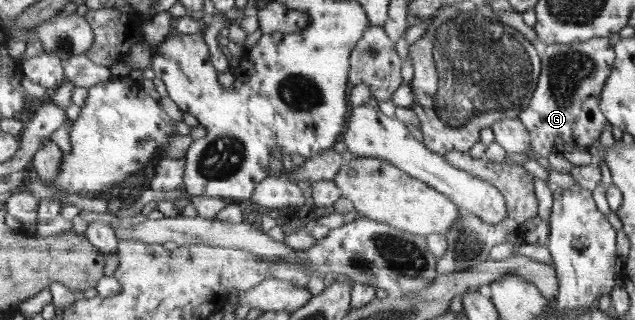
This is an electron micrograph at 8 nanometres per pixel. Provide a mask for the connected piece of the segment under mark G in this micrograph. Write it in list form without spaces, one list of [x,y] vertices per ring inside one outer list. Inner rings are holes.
[[[592,38],[584,42],[571,44],[547,44],[540,52],[542,57],[541,76],[530,107],[524,109],[520,119],[526,124],[532,135],[532,149],[528,153],[548,157],[550,153],[563,151],[588,150],[606,126],[611,125],[601,108],[601,97],[604,86],[612,74],[616,50],[609,38]]]

